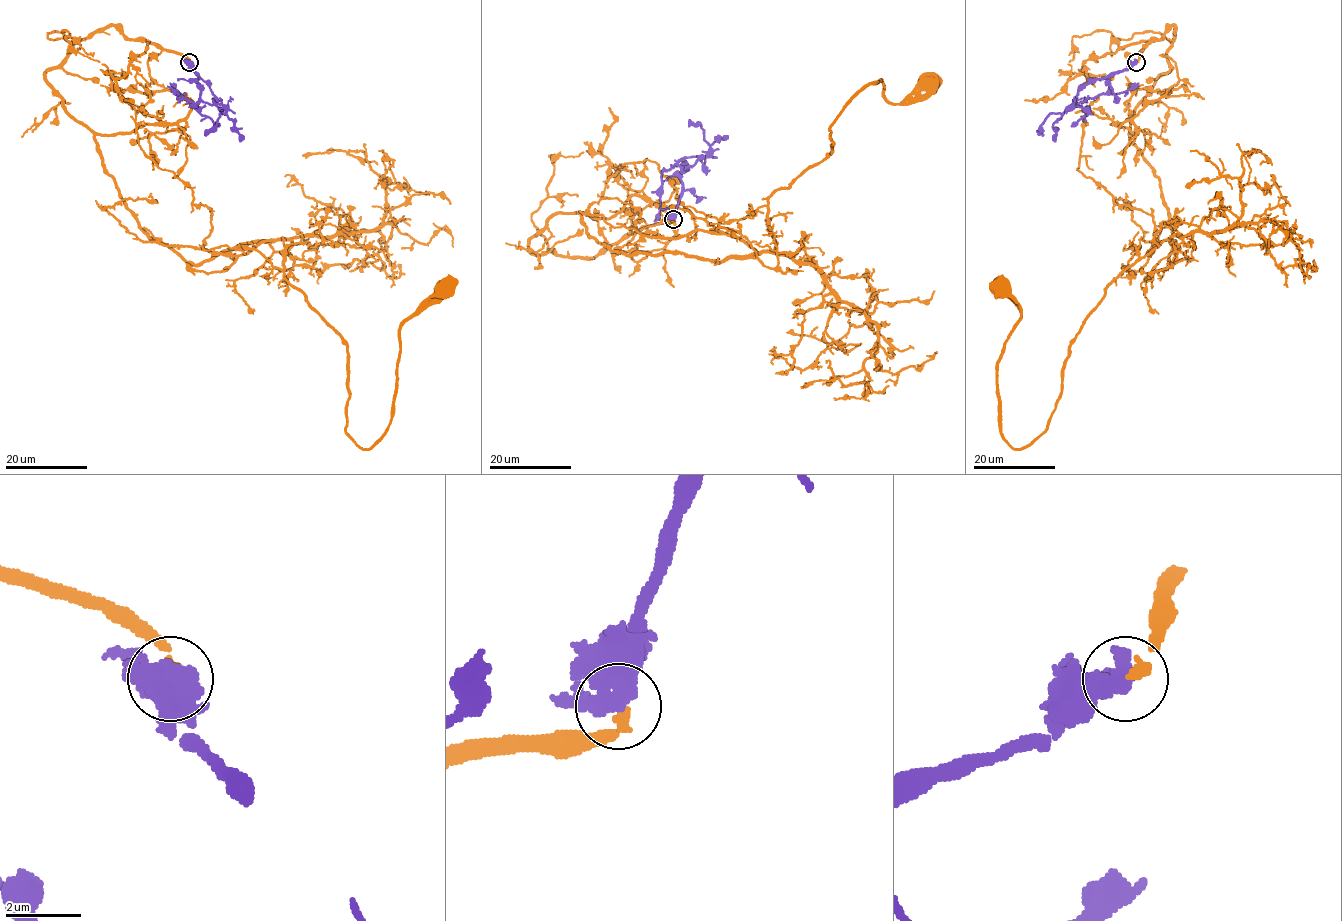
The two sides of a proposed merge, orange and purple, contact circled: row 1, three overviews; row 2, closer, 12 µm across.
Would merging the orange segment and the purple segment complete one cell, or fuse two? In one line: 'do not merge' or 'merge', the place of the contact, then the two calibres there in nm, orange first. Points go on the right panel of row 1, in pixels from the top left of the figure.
merge | (1136, 62) | 240/700 nm

